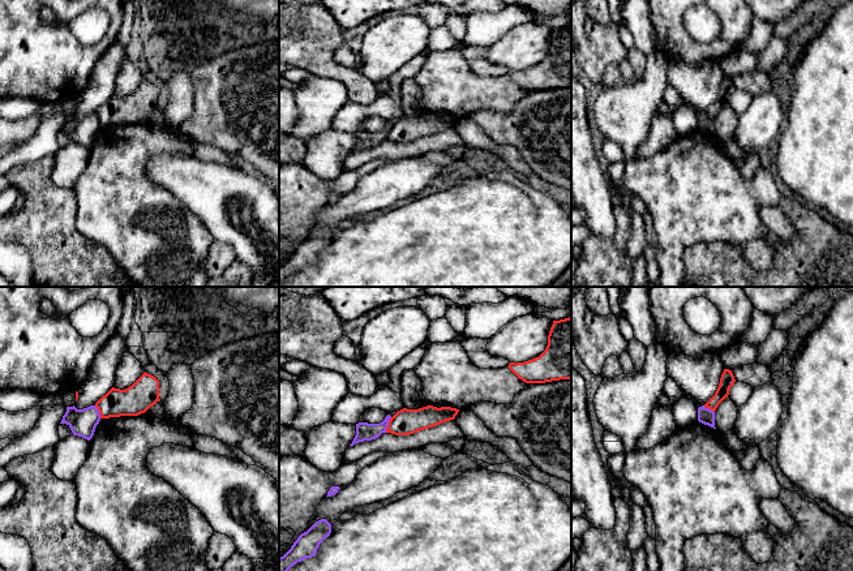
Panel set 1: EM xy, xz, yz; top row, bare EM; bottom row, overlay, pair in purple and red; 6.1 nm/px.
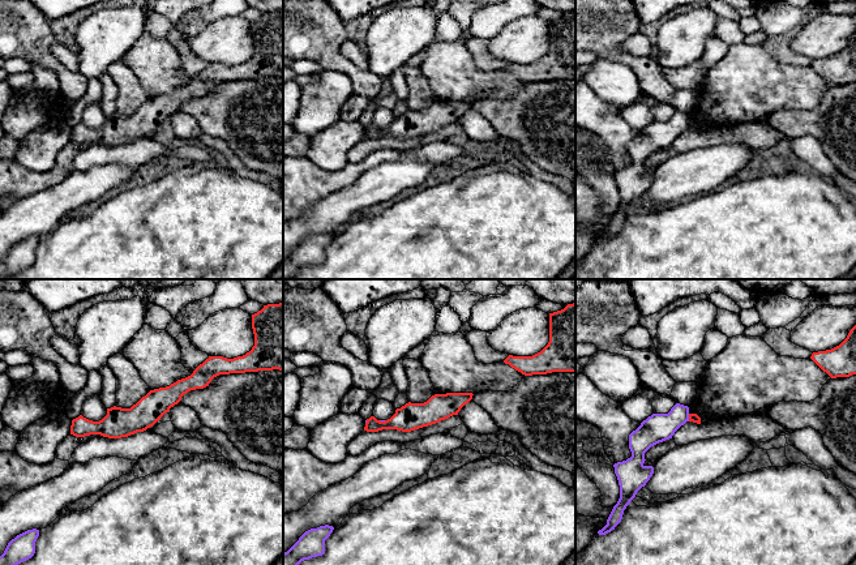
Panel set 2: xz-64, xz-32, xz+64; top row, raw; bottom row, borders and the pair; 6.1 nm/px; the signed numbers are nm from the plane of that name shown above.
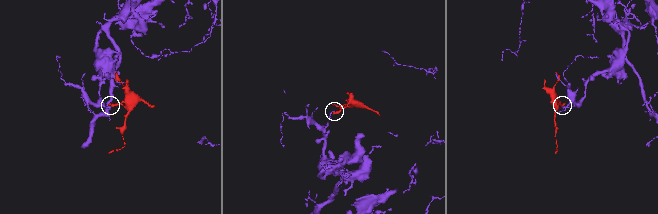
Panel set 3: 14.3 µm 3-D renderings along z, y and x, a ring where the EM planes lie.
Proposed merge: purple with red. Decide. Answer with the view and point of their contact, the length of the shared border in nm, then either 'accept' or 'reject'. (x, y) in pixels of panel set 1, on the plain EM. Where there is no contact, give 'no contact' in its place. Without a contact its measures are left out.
xz (388, 132) | 100 nm | reject

